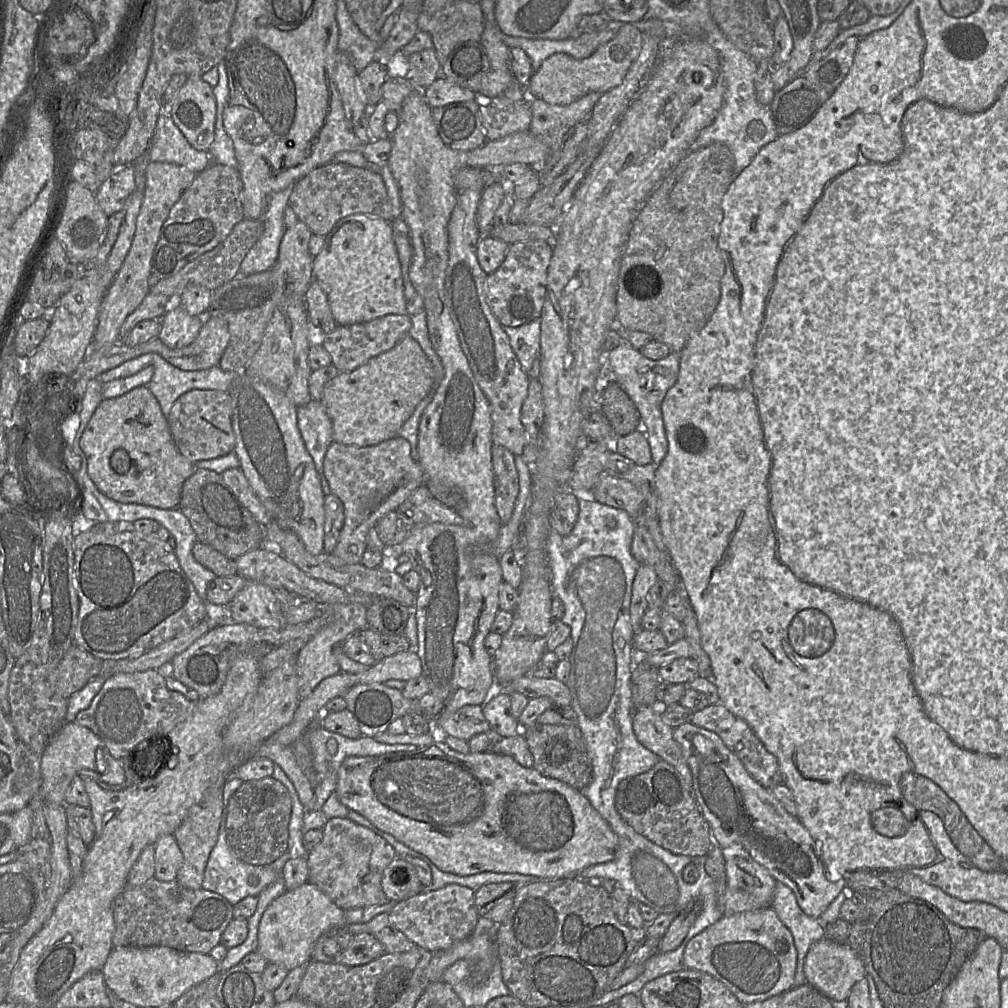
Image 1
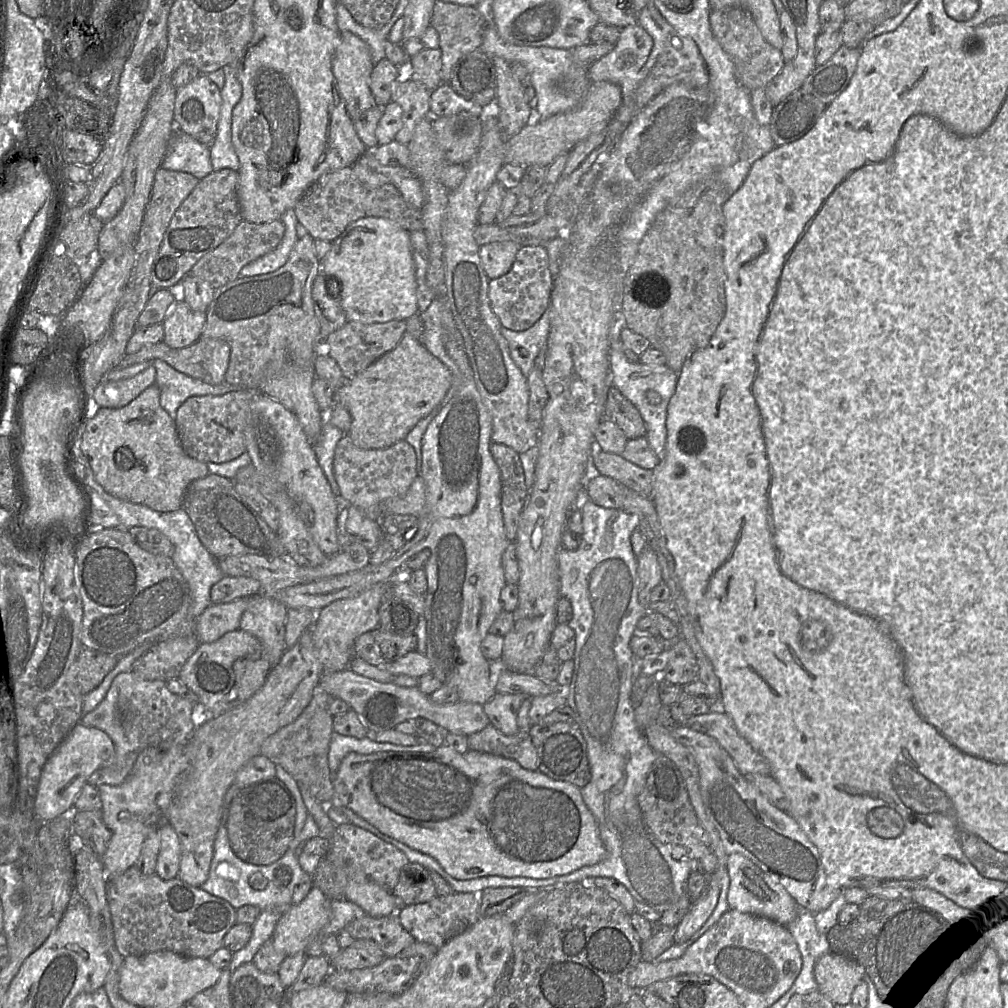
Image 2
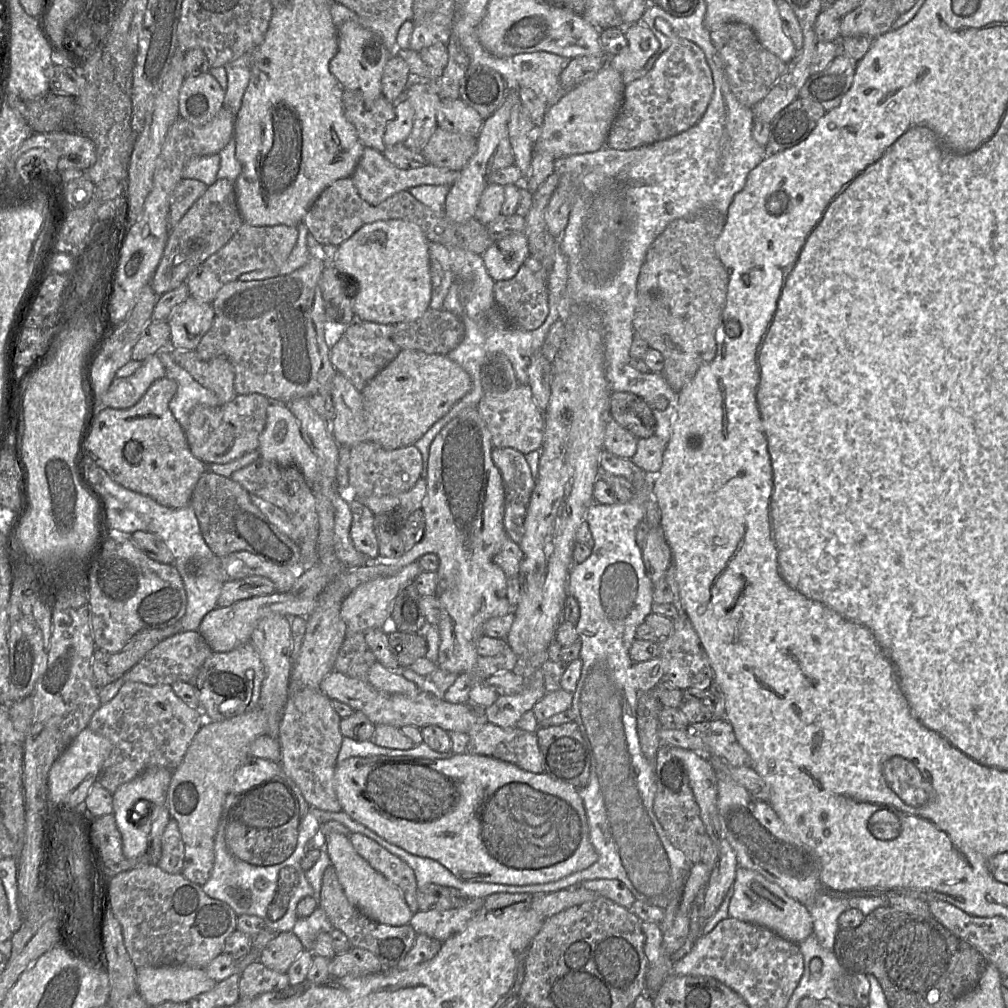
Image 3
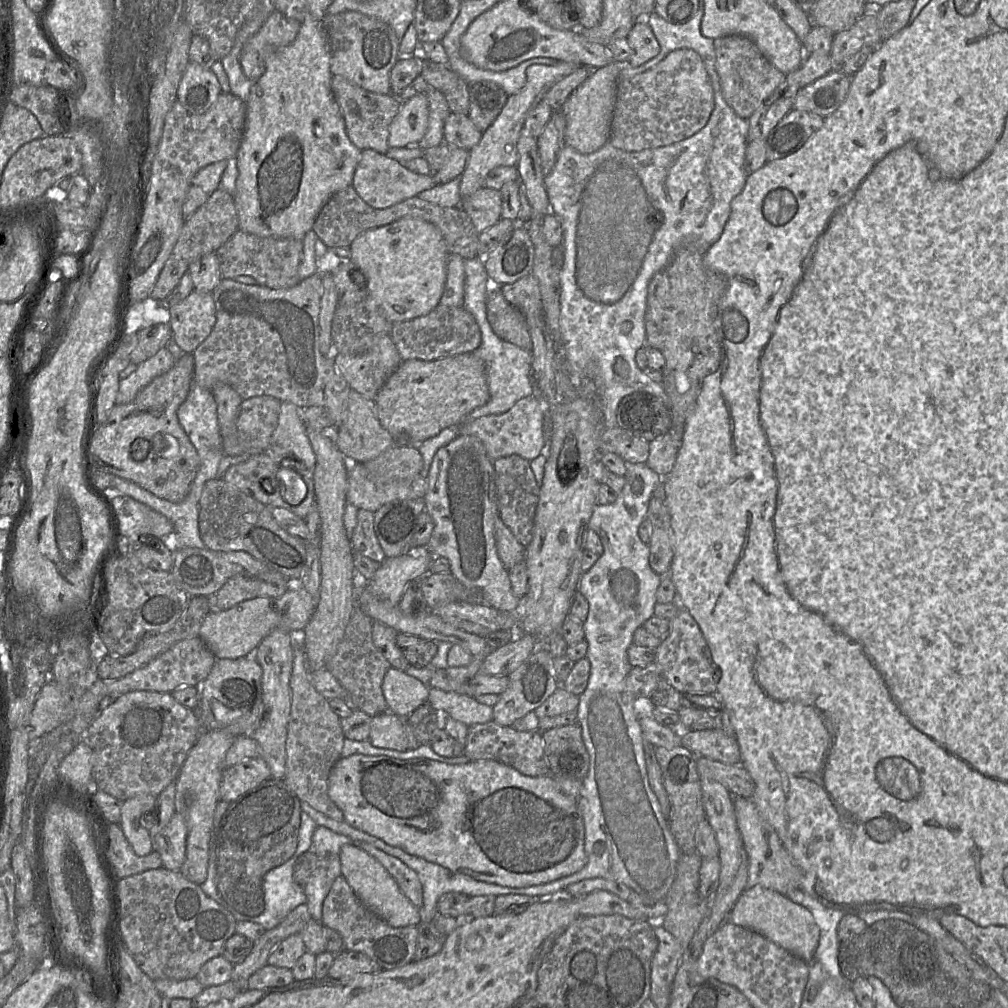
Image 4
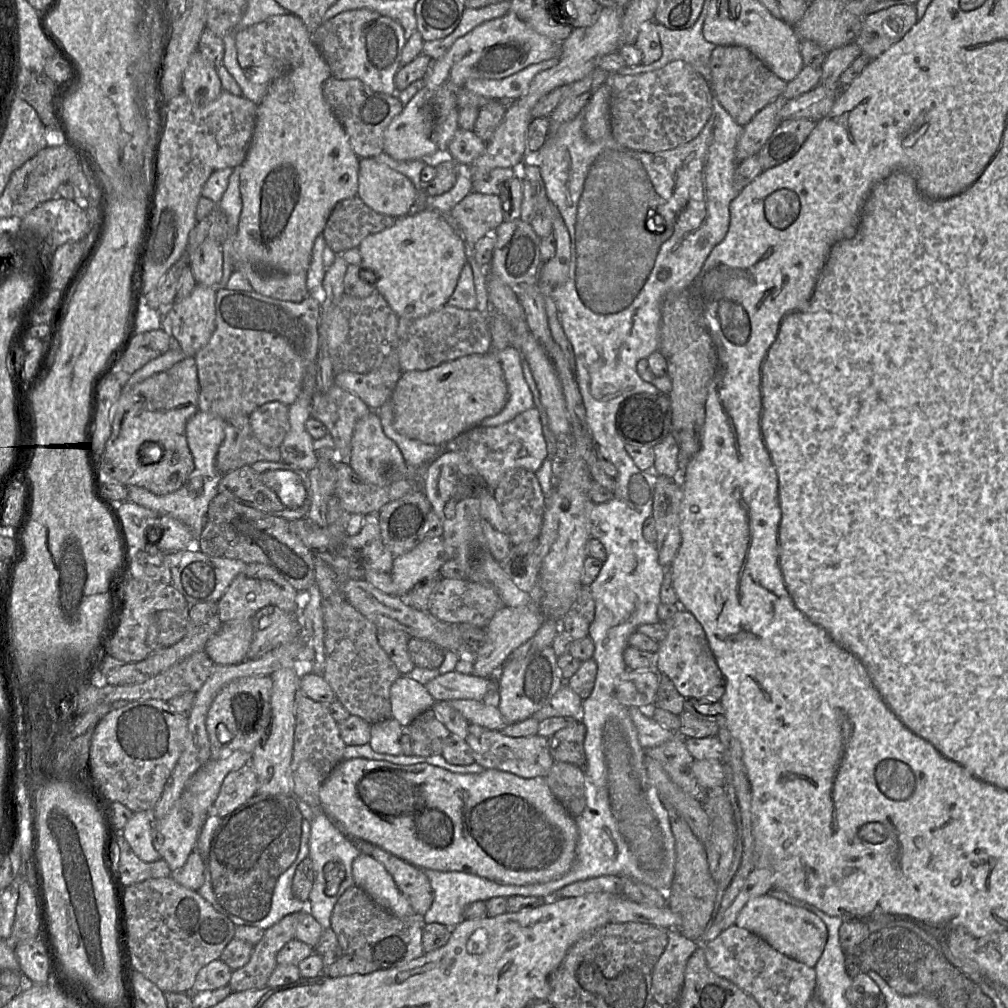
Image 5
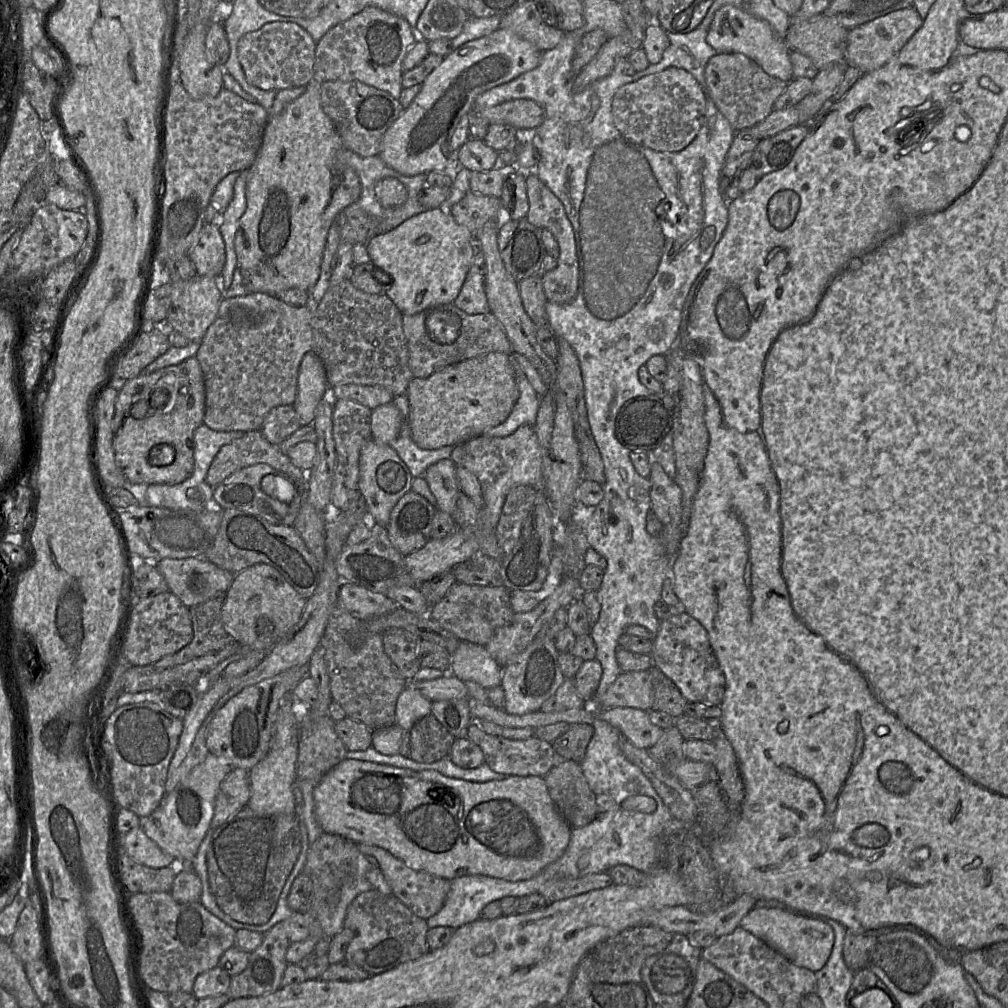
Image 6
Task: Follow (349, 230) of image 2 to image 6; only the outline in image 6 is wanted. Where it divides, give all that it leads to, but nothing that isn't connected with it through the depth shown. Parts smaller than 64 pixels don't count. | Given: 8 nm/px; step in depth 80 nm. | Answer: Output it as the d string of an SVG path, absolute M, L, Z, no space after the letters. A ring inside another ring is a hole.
M435 208L425 209L396 228L373 236L366 243L366 248L371 263L390 276L390 283L384 285L386 295L406 315L453 303L463 286L478 247L475 237L466 227L459 225L447 211Z

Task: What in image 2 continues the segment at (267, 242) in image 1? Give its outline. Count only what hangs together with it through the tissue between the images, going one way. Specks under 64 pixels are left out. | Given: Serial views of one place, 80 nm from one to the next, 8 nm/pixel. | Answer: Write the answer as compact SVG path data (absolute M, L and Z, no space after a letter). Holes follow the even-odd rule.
M294 209L287 210L280 218L280 221L285 226L285 233L280 244L271 252L246 264L239 272L239 278L271 273L287 262L290 252L299 239L296 228L300 222L295 215Z

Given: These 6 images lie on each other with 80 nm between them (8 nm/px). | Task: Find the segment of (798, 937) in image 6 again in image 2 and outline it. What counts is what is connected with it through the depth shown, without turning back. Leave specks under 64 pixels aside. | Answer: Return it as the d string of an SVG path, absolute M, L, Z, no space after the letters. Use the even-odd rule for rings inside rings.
M732 853L728 855L727 869L729 874L727 899L730 909L762 916L783 926L795 920L799 911L795 899L778 881L762 871L751 860L740 853Z

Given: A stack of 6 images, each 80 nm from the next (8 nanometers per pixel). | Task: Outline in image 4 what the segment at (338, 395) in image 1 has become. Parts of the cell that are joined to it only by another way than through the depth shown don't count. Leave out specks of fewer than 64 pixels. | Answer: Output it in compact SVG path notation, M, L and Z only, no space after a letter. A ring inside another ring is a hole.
M474 353L458 354L433 361L405 360L389 377L377 393L374 403L376 415L384 430L401 445L418 446L437 436L445 428L459 428L475 409L485 405L490 398L484 362Z

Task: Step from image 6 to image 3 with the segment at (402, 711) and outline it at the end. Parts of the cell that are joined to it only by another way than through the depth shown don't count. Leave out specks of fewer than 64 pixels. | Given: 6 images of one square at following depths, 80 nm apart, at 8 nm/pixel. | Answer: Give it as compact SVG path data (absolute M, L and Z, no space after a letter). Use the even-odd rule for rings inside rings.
M375 662L369 670L368 682L378 691L386 694L415 696L420 689L402 676L399 671L392 671Z

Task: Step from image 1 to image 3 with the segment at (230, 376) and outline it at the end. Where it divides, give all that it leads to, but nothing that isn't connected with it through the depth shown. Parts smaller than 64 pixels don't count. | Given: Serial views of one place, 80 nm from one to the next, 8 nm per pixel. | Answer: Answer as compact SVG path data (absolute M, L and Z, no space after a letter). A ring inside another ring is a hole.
M172 345L163 346L158 355L164 368L165 377L177 383L177 392L169 402L169 408L183 430L187 427L191 410L197 405L216 407L220 404L217 396L197 382L185 369L171 357Z

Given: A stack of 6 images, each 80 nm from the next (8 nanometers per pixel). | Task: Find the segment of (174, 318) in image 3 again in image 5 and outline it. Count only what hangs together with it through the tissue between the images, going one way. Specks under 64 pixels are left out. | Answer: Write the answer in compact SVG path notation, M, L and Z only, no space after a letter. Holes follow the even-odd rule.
M197 284L191 294L182 299L182 300L174 300L172 305L166 308L166 315L170 319L170 329L171 329L171 336L176 338L181 346L181 351L186 356L194 355L204 347L208 341L210 340L216 326L216 288L211 286L205 286L201 284Z

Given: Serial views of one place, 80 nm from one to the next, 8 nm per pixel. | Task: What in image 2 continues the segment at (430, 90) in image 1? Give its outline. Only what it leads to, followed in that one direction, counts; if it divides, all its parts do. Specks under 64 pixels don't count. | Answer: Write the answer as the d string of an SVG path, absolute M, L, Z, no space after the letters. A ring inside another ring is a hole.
M443 82L431 91L430 111L432 117L451 116L461 111L470 112L481 119L486 115L483 107L462 97L449 83Z

